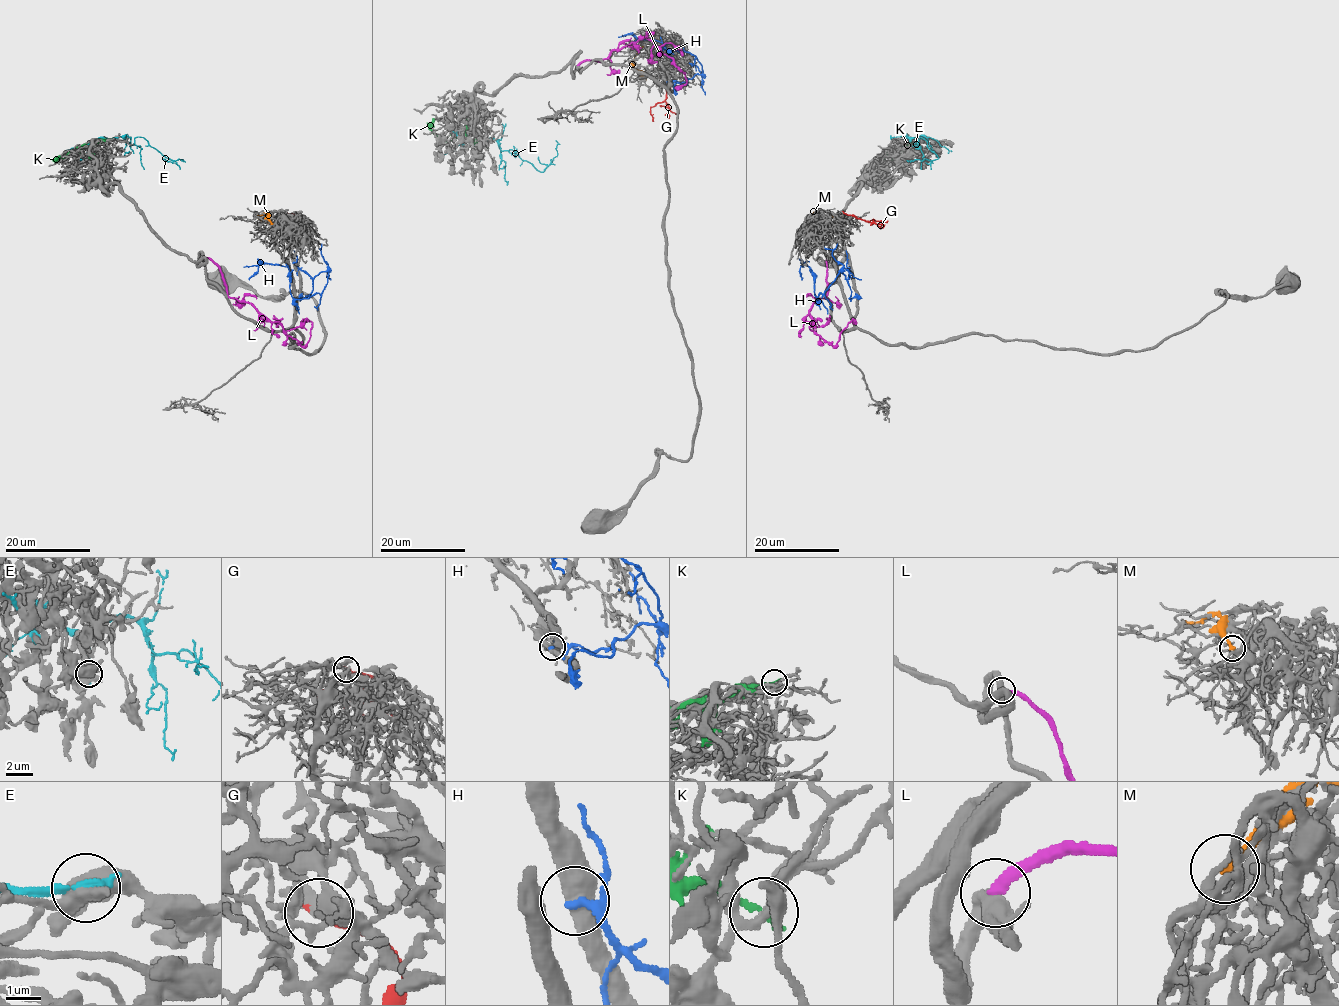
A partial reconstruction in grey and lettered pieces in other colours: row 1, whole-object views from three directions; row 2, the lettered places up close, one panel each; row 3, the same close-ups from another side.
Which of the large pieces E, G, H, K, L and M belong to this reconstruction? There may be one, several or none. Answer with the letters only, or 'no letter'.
G

